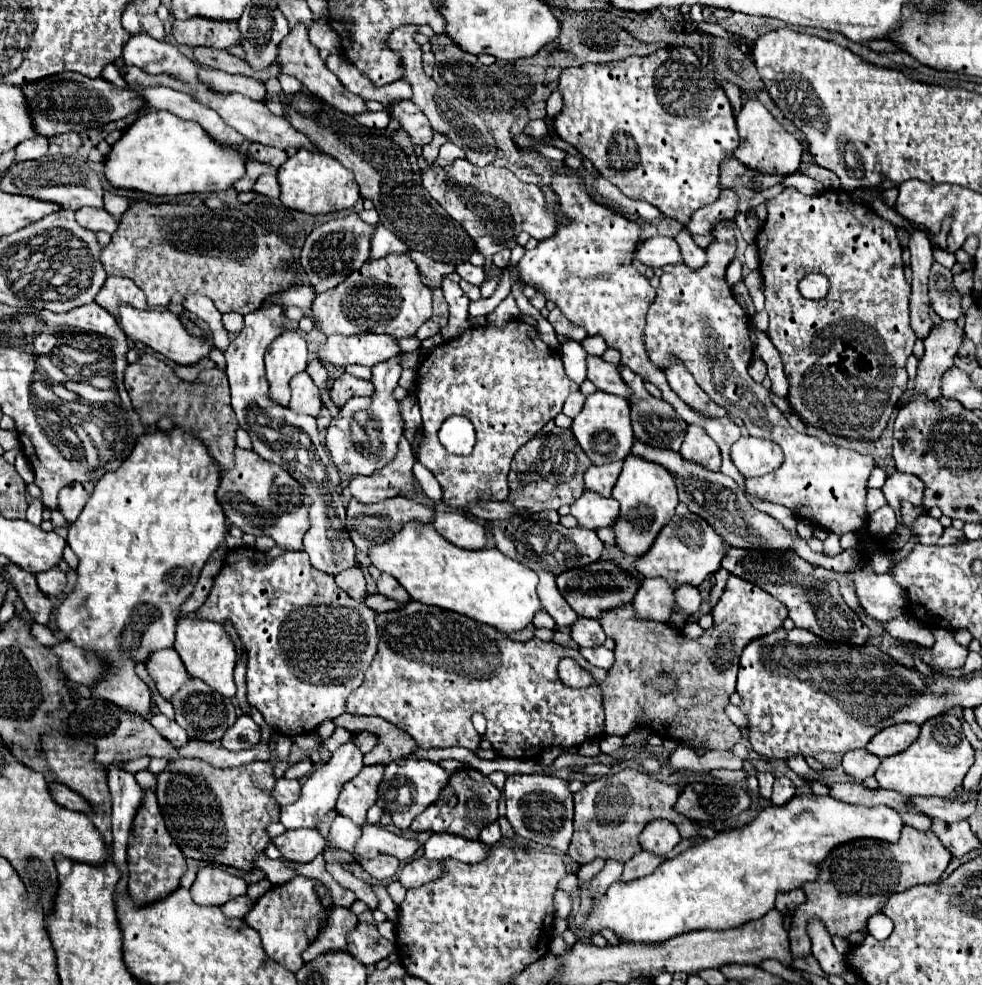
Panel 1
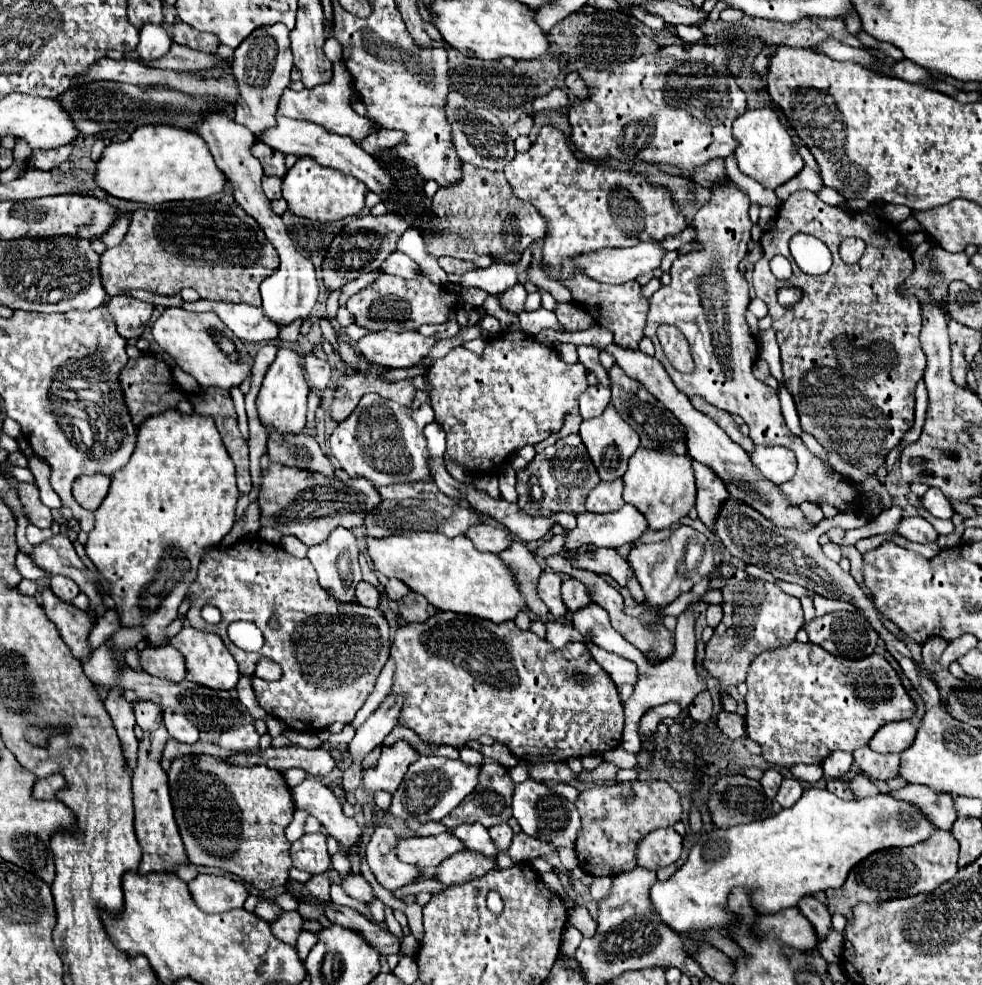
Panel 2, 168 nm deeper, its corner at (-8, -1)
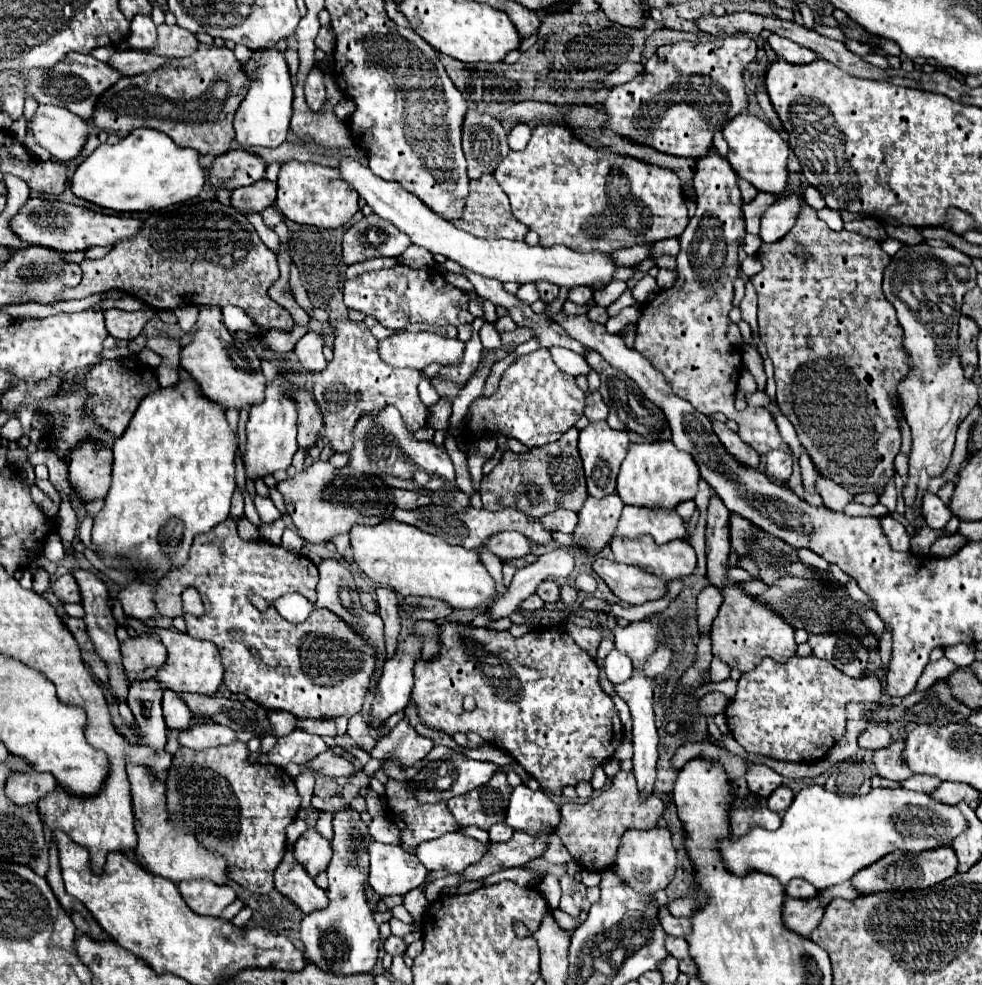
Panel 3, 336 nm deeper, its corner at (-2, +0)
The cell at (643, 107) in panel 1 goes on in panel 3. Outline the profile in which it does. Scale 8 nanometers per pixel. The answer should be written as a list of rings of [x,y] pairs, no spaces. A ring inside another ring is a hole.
[[[745,34],[705,44],[677,42],[661,46],[645,62],[643,74],[611,90],[603,102],[609,114],[605,128],[665,154],[701,158],[713,148],[713,134],[727,120],[747,110],[743,72],[755,54],[757,44]]]

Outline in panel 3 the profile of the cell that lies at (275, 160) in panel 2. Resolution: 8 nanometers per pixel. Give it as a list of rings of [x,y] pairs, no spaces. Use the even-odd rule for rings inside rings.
[[[229,150],[213,160],[209,168],[209,184],[213,190],[235,190],[261,180],[265,174],[265,162],[245,150]]]

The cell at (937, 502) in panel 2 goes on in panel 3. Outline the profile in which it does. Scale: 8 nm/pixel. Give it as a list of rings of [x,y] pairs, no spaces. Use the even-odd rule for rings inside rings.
[[[925,494],[923,498],[923,516],[929,528],[933,530],[943,530],[945,524],[951,520],[949,508],[939,500],[937,494]]]

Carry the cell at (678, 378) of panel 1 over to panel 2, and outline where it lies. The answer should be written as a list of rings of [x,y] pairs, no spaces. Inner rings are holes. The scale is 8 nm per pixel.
[[[689,397],[689,401],[691,401],[691,405],[693,405],[697,411],[705,413],[707,417],[711,417],[735,443],[745,445],[745,435],[739,431],[739,425],[733,421],[731,413],[727,413],[727,411],[723,411],[723,409],[717,409],[717,407],[711,407],[711,405],[707,405],[705,399],[699,399],[699,397]]]

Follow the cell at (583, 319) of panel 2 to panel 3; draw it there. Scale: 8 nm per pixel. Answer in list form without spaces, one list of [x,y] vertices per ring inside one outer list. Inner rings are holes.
[[[535,282],[535,286],[537,286],[539,294],[541,294],[547,302],[553,302],[553,300],[557,298],[557,294],[559,294],[559,288],[553,286],[553,284],[549,284],[549,282]]]

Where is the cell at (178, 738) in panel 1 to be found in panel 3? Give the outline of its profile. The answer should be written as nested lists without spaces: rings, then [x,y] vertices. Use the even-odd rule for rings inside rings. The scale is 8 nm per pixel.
[[[165,690],[163,694],[163,716],[167,728],[173,732],[181,732],[191,724],[191,710],[185,706],[185,702],[181,702],[181,698],[177,698],[173,690]]]

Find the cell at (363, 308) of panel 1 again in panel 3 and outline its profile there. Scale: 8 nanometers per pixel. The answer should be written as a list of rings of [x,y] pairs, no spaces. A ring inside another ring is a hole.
[[[397,264],[395,268],[389,268],[389,270],[365,272],[345,282],[343,296],[345,296],[347,308],[365,312],[367,316],[377,318],[383,326],[391,330],[403,330],[407,324],[413,324],[413,322],[425,322],[433,326],[435,324],[461,326],[461,324],[471,324],[475,320],[475,316],[467,308],[467,302],[469,302],[467,292],[451,286],[449,282],[445,282],[443,274],[433,272],[429,268],[413,270],[409,266]]]

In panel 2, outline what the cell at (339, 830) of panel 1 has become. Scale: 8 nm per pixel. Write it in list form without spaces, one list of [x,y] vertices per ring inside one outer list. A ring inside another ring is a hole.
[[[384,825],[375,829],[367,847],[365,847],[367,865],[373,871],[375,879],[387,891],[395,891],[397,887],[403,887],[421,875],[419,867],[401,863],[397,859],[397,855],[395,855],[396,846],[397,837],[391,828]]]

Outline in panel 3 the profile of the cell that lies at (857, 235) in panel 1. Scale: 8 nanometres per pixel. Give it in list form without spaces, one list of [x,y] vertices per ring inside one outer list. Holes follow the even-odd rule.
[[[803,204],[801,214],[795,222],[795,226],[791,228],[791,232],[787,236],[783,236],[781,240],[773,242],[773,244],[761,244],[757,258],[763,264],[763,272],[759,272],[757,276],[751,278],[757,296],[759,296],[759,334],[763,338],[763,344],[767,348],[767,354],[773,362],[775,368],[775,382],[777,382],[777,404],[779,410],[789,418],[789,422],[795,426],[795,432],[799,436],[801,446],[807,450],[813,466],[817,468],[817,472],[841,486],[849,486],[855,488],[857,492],[877,492],[879,496],[883,494],[887,482],[895,476],[895,456],[901,450],[901,432],[899,432],[899,424],[897,424],[897,408],[895,408],[895,396],[897,396],[897,384],[909,374],[909,366],[907,366],[907,352],[903,350],[903,330],[897,324],[895,318],[895,308],[891,306],[891,302],[887,302],[887,298],[883,296],[881,290],[881,282],[883,282],[883,270],[889,264],[889,256],[881,250],[881,244],[873,238],[861,236],[861,234],[853,234],[847,230],[841,232],[833,232],[829,230],[829,226],[817,218],[815,210],[807,204]],[[795,246],[805,246],[807,250],[807,258],[797,256],[795,254]]]

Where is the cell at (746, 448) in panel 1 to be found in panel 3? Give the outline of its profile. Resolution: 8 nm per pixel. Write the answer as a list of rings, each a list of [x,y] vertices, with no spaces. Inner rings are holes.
[[[781,450],[767,452],[767,472],[773,478],[777,478],[777,480],[787,482],[791,478],[791,472],[793,472],[793,458],[791,458],[791,454],[781,452]]]

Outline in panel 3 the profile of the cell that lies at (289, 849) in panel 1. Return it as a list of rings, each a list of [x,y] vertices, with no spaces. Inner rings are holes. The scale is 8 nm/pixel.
[[[309,828],[293,846],[293,854],[299,864],[307,870],[311,878],[315,878],[319,872],[325,872],[331,860],[331,842],[321,836],[315,828]]]

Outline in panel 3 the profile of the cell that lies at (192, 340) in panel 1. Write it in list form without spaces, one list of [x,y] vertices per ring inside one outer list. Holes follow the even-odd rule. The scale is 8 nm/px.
[[[201,306],[199,310],[201,314],[195,324],[197,330],[193,332],[193,342],[181,348],[181,368],[199,382],[209,400],[221,404],[223,408],[235,408],[241,412],[247,406],[255,406],[265,396],[267,386],[267,380],[261,372],[261,360],[249,344],[229,334],[221,322],[221,308]]]

